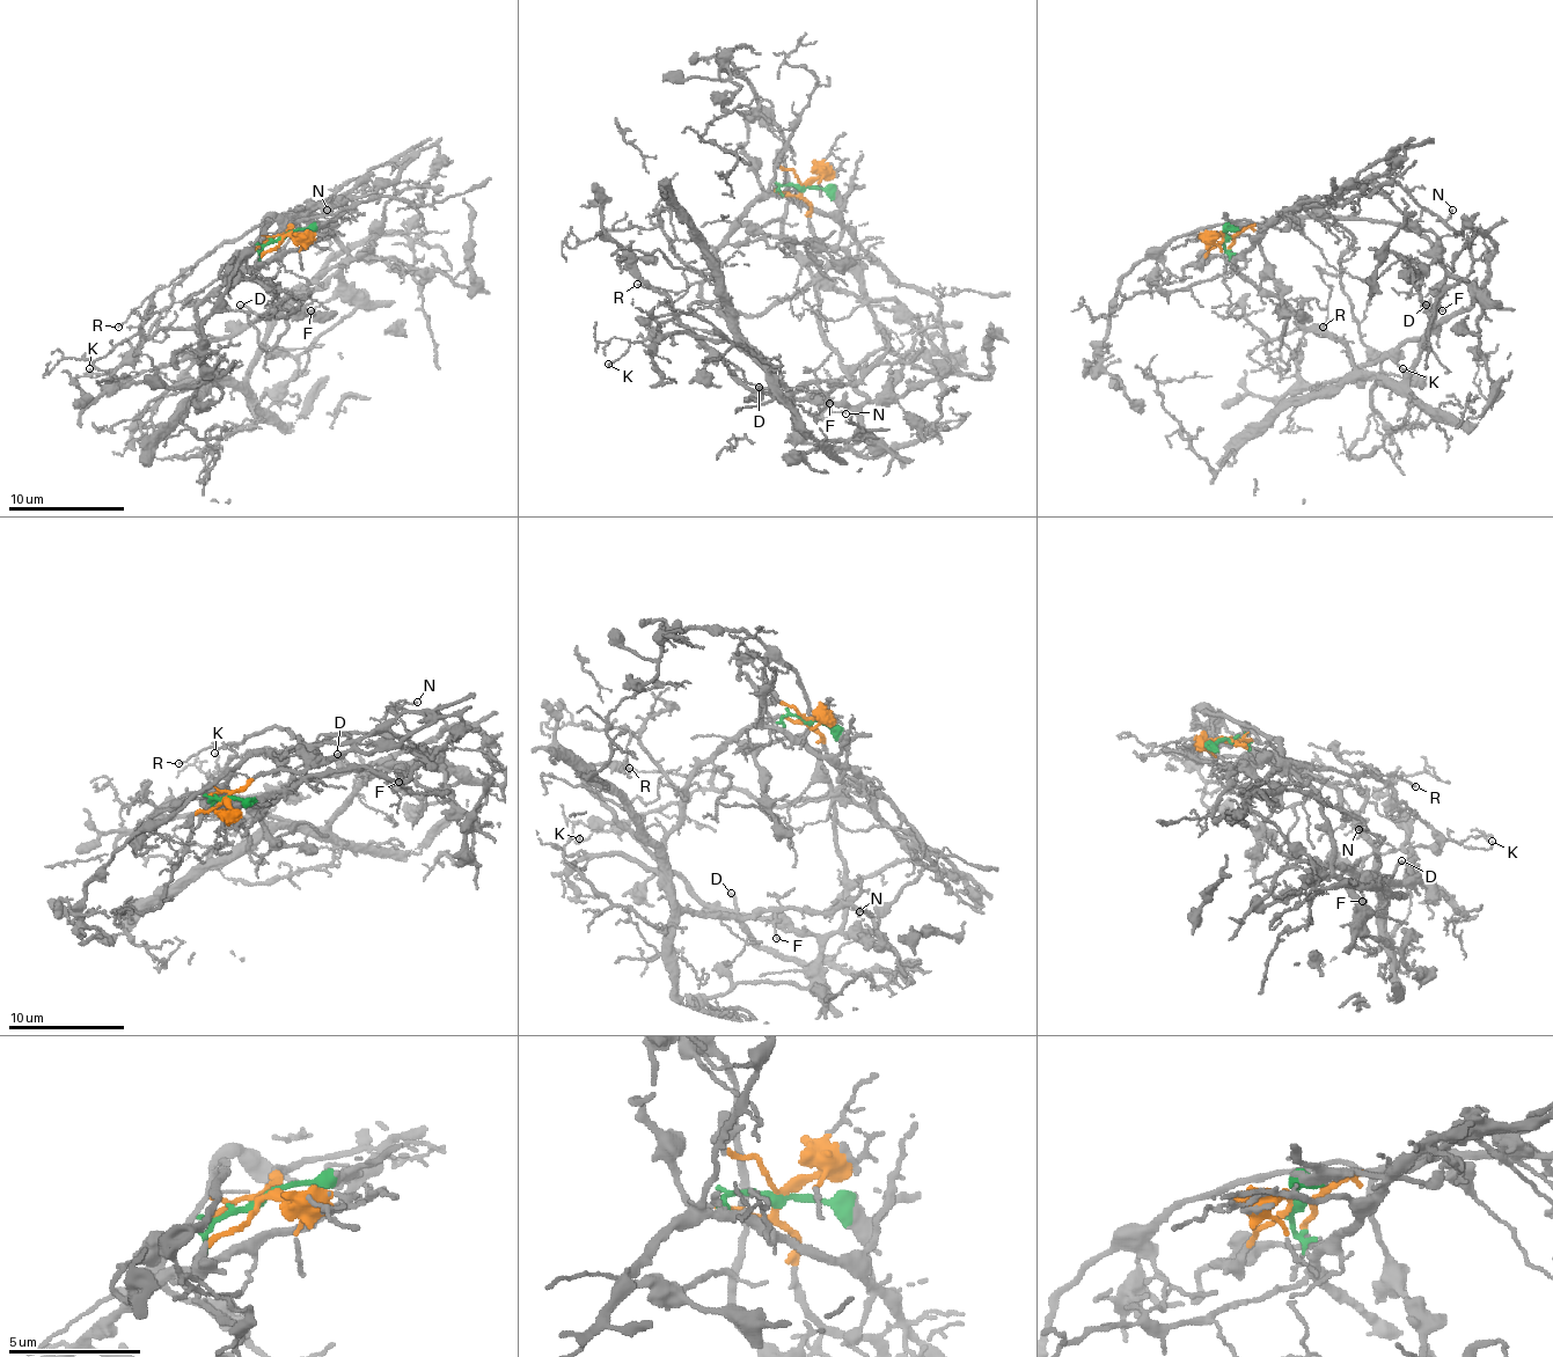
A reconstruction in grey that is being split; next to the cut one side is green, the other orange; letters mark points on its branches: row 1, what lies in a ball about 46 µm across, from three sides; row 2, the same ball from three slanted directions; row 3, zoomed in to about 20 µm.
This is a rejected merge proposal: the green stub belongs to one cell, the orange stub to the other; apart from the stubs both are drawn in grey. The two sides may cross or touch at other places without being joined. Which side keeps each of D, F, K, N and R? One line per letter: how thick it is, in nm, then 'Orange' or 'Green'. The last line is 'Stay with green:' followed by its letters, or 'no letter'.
D: Thickness 170 nm. Green
F: Thickness 140 nm. Green
K: Thickness 120 nm. Orange
N: Thickness 110 nm. Orange
R: Thickness 100 nm. Orange
Stay with green: D, F

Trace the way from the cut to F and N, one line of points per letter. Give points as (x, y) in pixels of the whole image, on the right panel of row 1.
F: (1225, 236), (1231, 265), (1306, 325), (1327, 329), (1362, 372), (1399, 381), (1428, 325), (1422, 306), (1443, 312)
N: (1225, 236), (1333, 204), (1345, 192), (1385, 175), (1437, 215), (1449, 219), (1451, 210)

